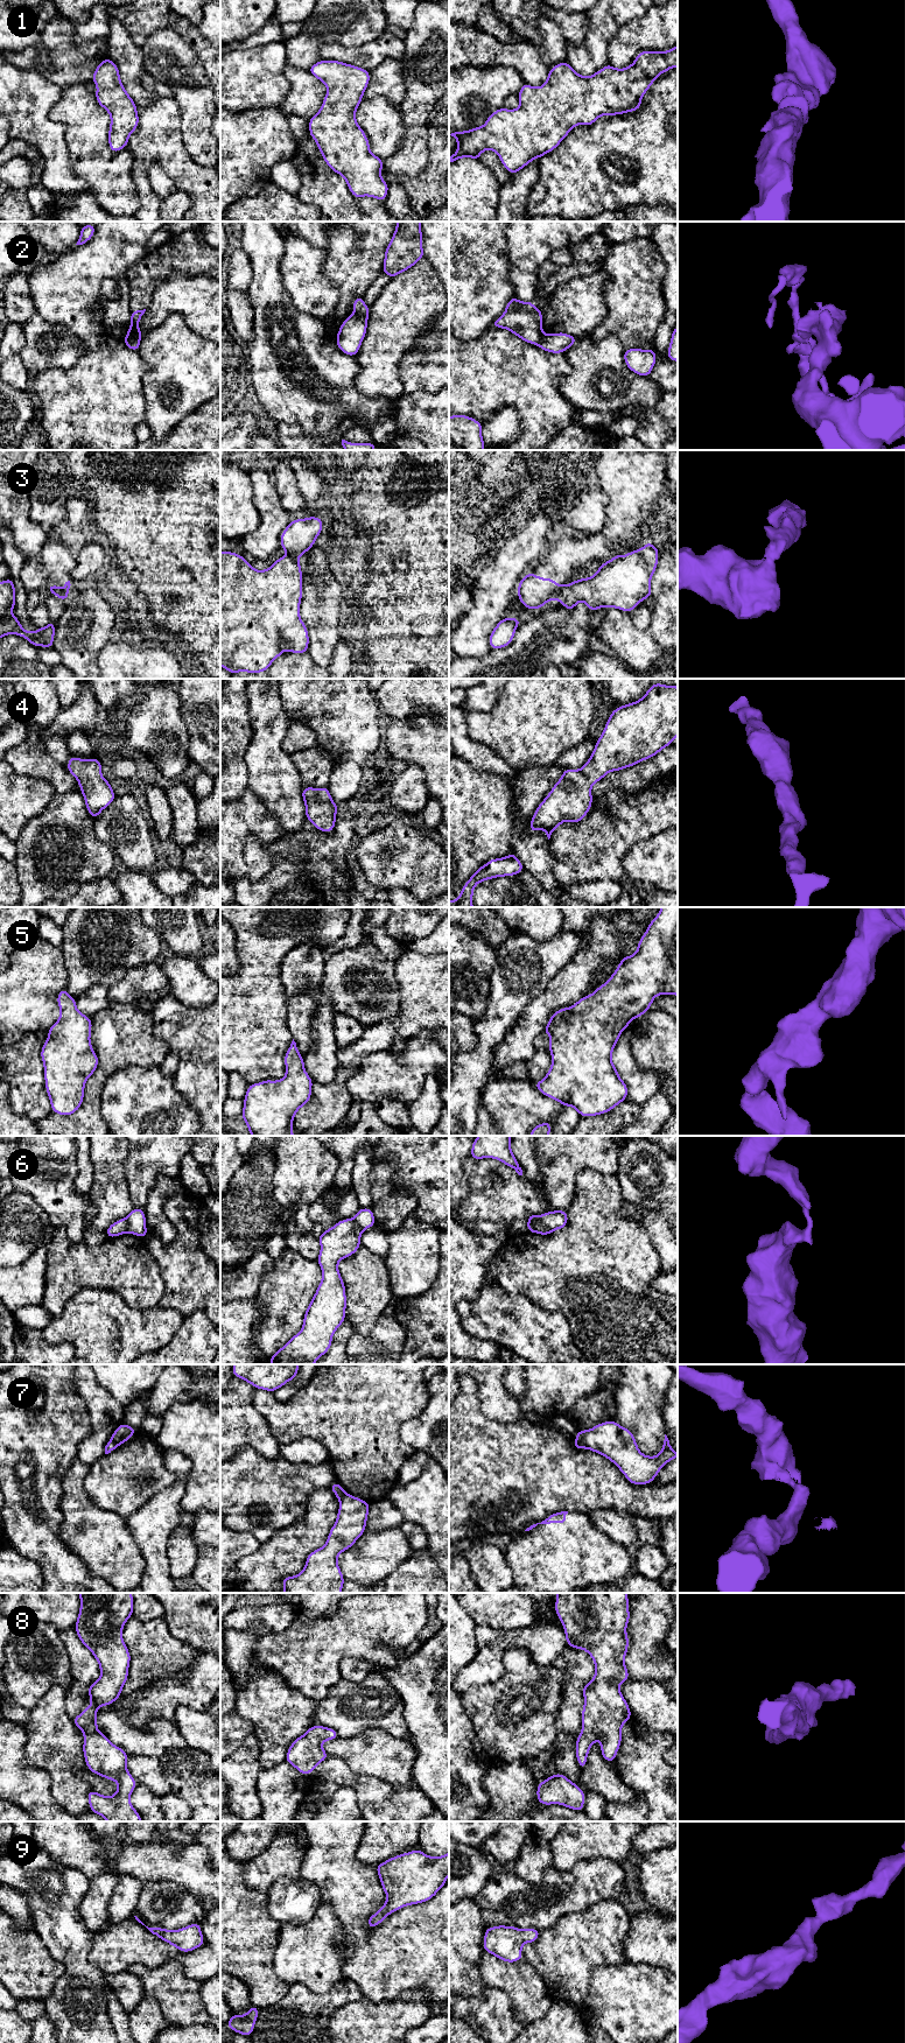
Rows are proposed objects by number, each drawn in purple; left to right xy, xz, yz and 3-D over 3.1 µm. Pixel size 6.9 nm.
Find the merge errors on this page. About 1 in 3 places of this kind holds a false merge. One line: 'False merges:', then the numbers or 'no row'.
False merges: 2, 3, 6, 7

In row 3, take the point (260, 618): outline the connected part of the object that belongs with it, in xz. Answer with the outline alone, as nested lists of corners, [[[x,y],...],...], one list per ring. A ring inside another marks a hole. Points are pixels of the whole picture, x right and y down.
[[[220,550],[220,666],[229,673],[262,673],[288,650],[307,653],[309,636],[300,617],[302,599],[302,570],[299,559],[286,555],[266,570],[255,570],[243,555]]]

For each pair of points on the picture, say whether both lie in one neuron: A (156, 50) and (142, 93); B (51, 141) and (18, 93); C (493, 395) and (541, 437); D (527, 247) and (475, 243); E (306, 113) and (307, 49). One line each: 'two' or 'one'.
A: two
B: one
C: one
D: two
E: two

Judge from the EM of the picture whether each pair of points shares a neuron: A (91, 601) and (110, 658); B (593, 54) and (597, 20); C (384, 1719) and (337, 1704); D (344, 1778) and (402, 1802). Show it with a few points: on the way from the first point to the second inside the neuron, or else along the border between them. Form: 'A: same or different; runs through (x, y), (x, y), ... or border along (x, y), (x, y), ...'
A: different; border along (109, 641), (98, 654), (97, 666)
B: same; runs through (594, 46), (597, 37), (597, 28)
C: same; runs through (372, 1707), (370, 1705), (349, 1705)
D: same; runs through (358, 1782), (380, 1802), (388, 1802)

